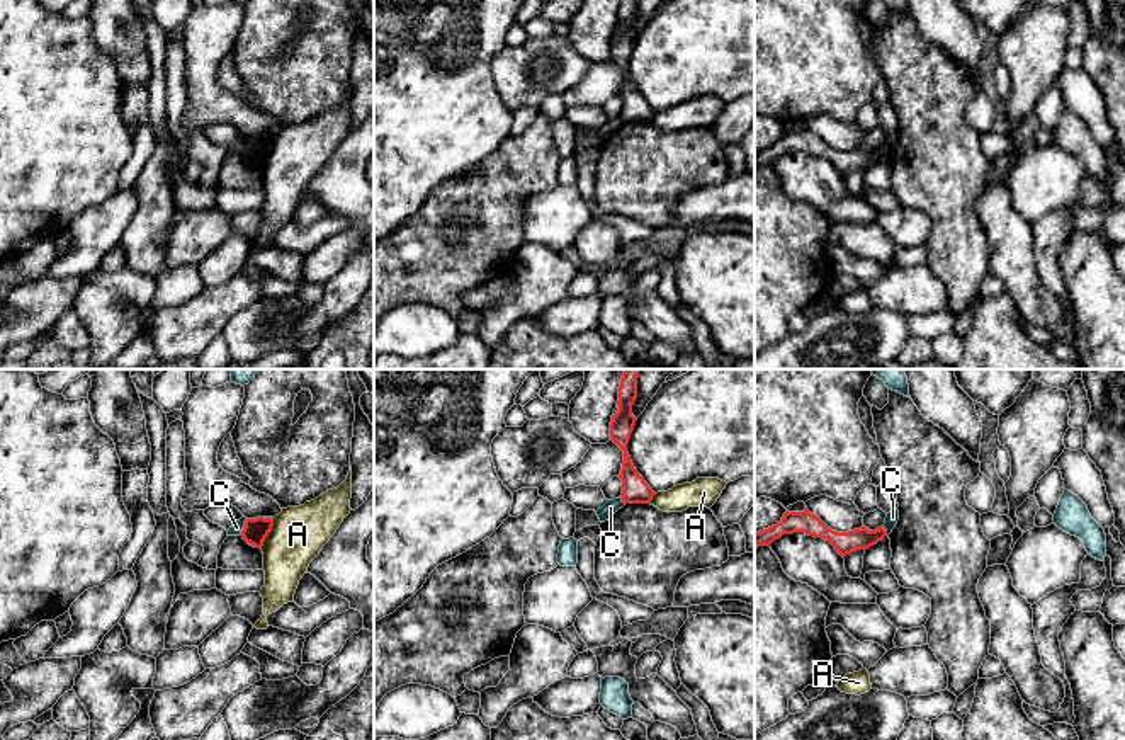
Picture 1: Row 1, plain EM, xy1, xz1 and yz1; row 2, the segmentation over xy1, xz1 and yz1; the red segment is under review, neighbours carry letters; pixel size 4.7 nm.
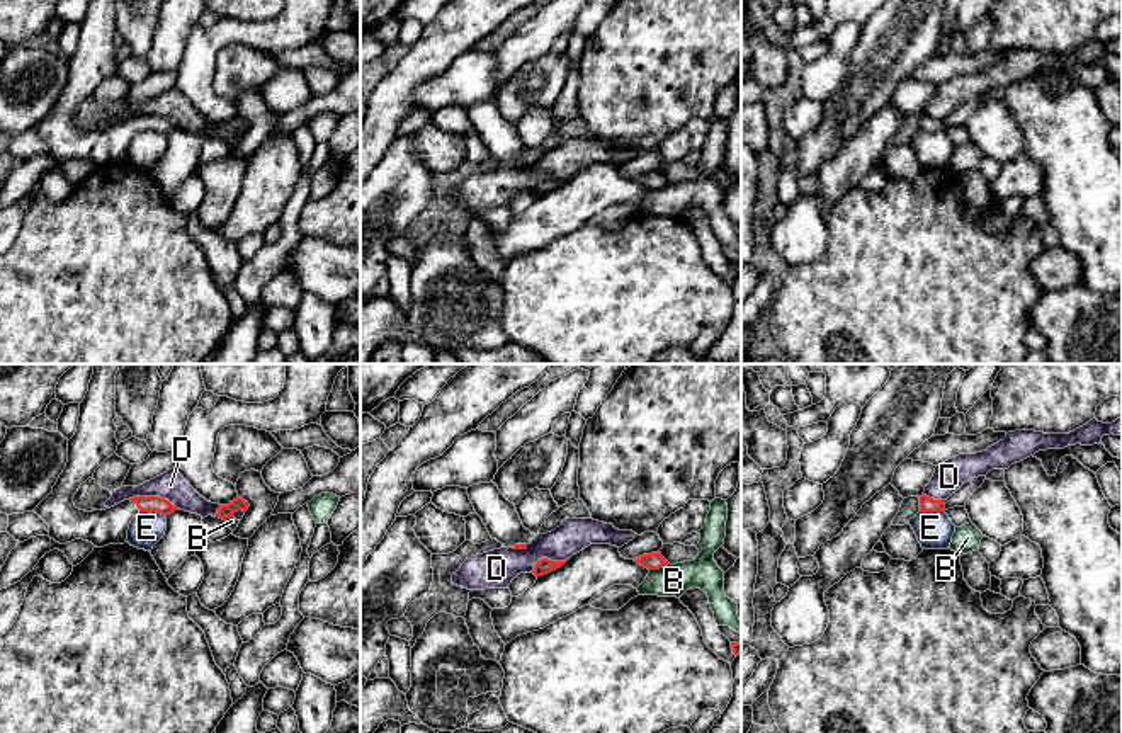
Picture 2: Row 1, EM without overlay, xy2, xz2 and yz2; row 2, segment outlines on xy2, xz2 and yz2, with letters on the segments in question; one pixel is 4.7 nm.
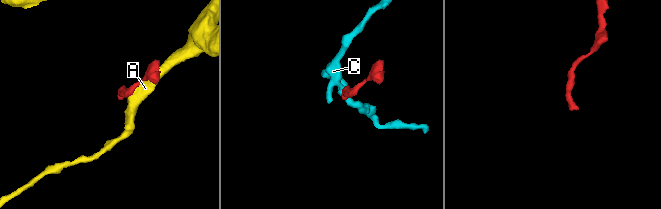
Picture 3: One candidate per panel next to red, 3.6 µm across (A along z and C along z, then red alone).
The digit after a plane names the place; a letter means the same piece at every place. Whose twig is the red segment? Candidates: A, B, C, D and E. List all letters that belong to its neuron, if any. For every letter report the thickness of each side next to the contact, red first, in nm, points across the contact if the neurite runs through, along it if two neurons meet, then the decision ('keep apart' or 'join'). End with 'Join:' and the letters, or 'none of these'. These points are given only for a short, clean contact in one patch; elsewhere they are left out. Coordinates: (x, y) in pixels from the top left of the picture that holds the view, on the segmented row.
A: calibres 120 and 260 nm; border xy1 (274, 519), (272, 529), (260, 548); keep apart
B: calibres 80 and 160 nm; keep apart
C: calibres 120 and 60 nm; border xy1 (247, 519), (240, 535); keep apart
D: calibres 80 and 140 nm; keep apart
E: calibres 80 and 160 nm; border xy2 (140, 511), (155, 511), (165, 517); keep apart
Join: none of these

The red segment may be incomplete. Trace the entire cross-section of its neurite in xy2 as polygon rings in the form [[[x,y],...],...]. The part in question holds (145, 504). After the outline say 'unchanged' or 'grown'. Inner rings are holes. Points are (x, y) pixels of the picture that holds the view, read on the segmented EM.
[[[94,364],[88,391],[80,403],[75,435],[68,440],[68,463],[53,492],[34,509],[49,526],[49,537],[60,544],[83,539],[97,548],[124,544],[131,520],[139,512],[170,515],[177,509],[162,497],[133,497],[105,510],[85,512],[75,507],[80,485],[117,451],[116,374],[119,364]]] | grown

